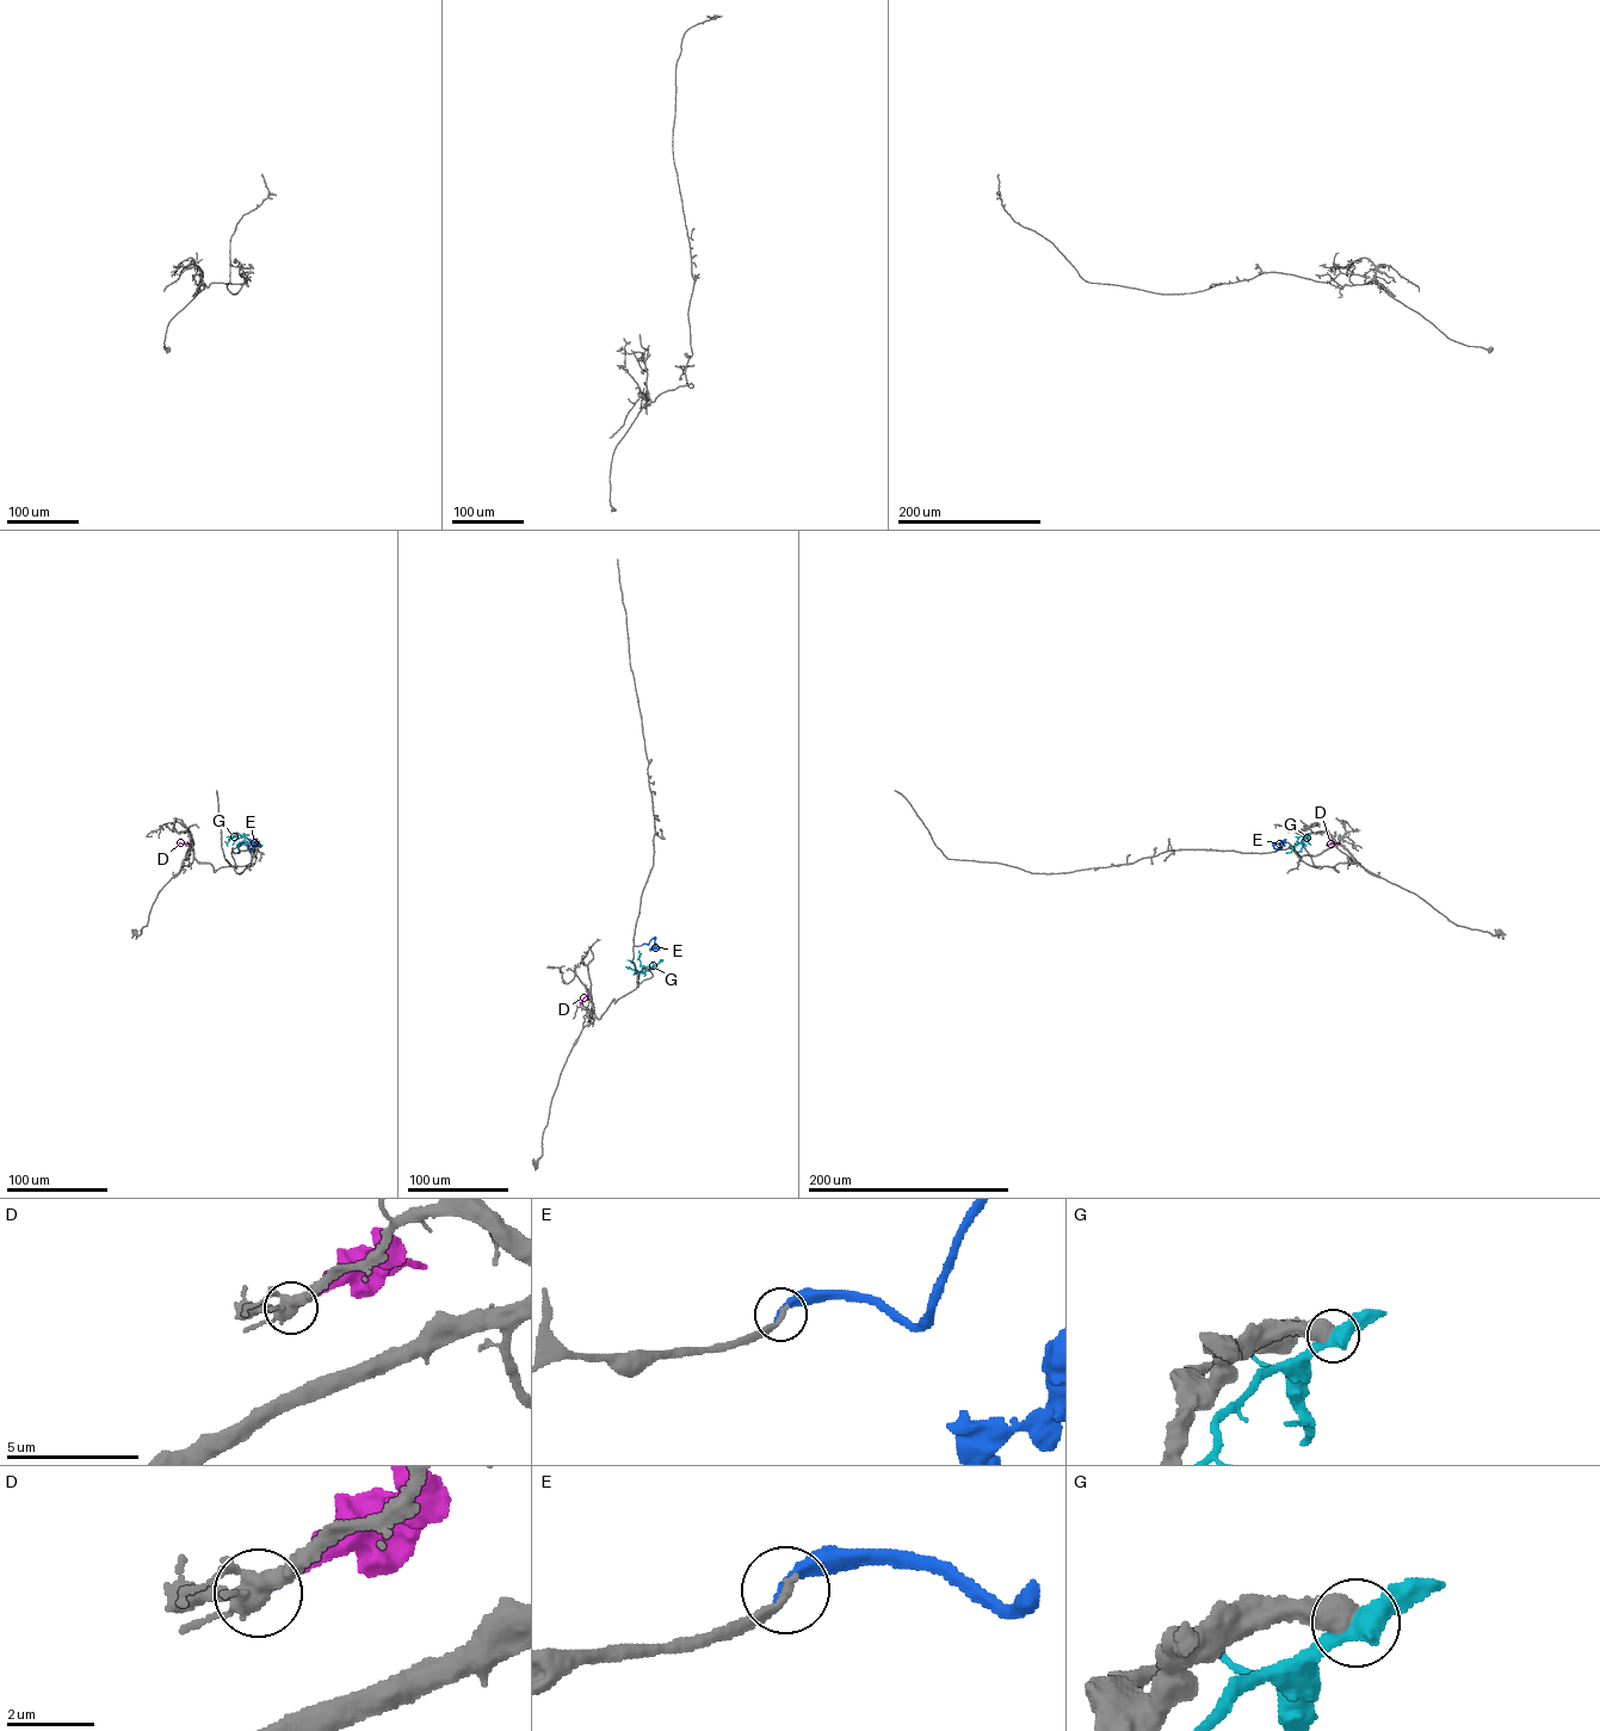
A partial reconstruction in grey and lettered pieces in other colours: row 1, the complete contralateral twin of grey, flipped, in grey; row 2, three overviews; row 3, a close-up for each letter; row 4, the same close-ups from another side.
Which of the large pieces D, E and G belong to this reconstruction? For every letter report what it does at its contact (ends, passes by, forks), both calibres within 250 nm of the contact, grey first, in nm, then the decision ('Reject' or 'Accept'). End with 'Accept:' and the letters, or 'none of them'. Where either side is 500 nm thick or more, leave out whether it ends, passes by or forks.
D: It ends there. Thickness 360 nm (grey) against 260 nm. Reject
E: It ends there. Thickness 260 nm (grey) against 380 nm. Reject
G: Thickness 600 nm (grey) against 480 nm. Reject
Accept: none of them

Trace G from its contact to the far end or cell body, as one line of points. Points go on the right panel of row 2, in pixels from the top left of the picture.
G: (1309, 834), (1286, 853)

